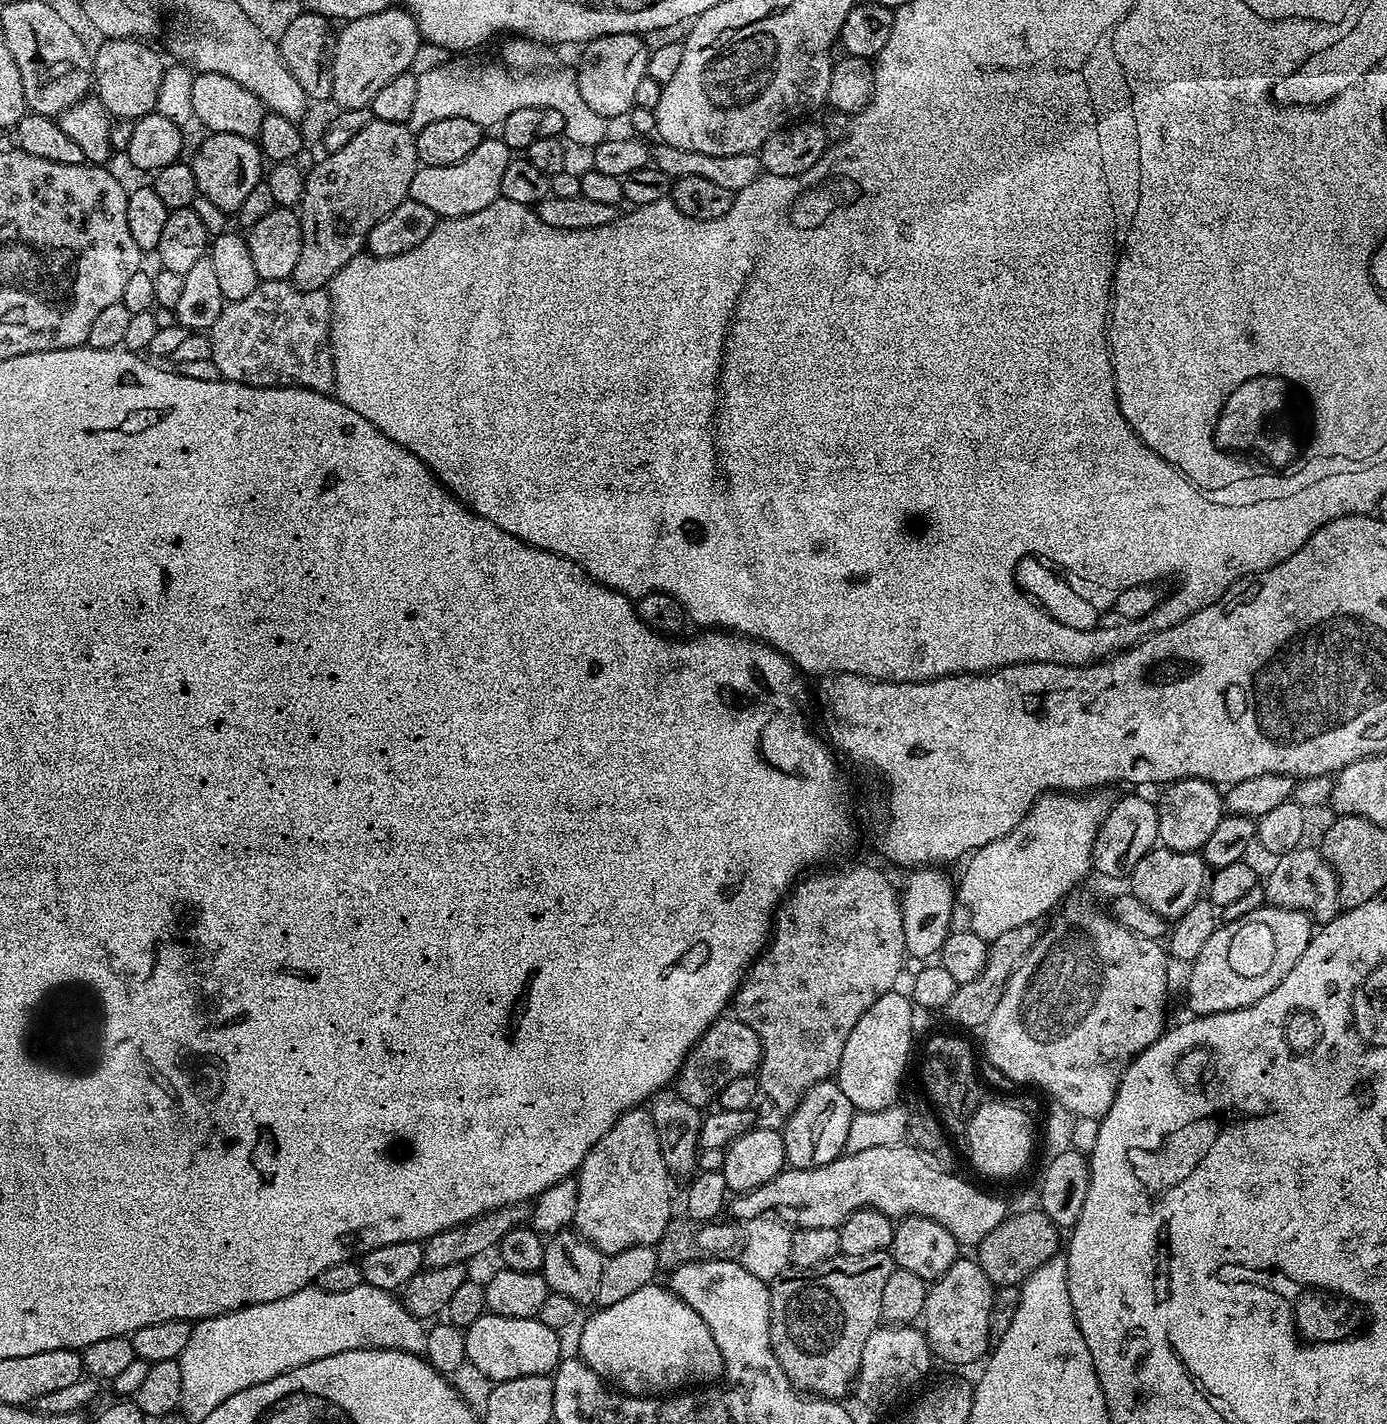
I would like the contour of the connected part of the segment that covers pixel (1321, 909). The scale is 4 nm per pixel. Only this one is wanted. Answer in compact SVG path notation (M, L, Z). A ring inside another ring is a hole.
M1301 846L1293 852L1279 857L1275 861L1268 881L1262 884L1267 903L1274 908L1293 908L1299 912L1307 912L1317 925L1329 924L1341 911L1339 898L1340 884L1336 880L1336 871L1324 859L1323 851L1316 852L1309 846Z

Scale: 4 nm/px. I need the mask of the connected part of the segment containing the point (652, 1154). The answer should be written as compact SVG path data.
M643 1107L623 1112L615 1126L593 1146L580 1163L576 1180L578 1210L574 1221L575 1231L603 1254L621 1252L630 1246L655 1246L662 1238L668 1223L674 1219L671 1179L673 1177L662 1158L658 1130L655 1129L650 1112Z

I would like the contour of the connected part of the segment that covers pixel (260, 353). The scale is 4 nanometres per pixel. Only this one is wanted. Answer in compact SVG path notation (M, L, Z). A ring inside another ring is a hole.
M261 280L246 298L225 303L218 322L210 329L212 360L222 366L225 380L259 388L309 388L331 393L336 386L332 347L328 341L330 305L325 289L300 290L288 280Z

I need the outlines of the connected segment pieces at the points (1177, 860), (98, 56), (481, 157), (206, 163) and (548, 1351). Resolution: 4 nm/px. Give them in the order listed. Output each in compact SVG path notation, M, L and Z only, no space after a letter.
M1157 846L1144 855L1138 866L1134 866L1130 873L1131 880L1131 895L1146 902L1146 906L1150 906L1154 914L1162 914L1166 918L1179 918L1201 899L1206 888L1206 865L1199 851L1176 853L1172 849Z
M105 39L100 49L95 49L92 61L92 75L94 77L94 95L100 99L102 106L106 106L109 116L118 120L140 120L146 114L156 111L158 102L158 86L162 86L162 74L165 61L160 61L160 56L151 48L151 43L143 39L110 40Z
M485 138L478 150L462 158L462 162L454 162L454 166L417 167L410 182L408 199L422 202L422 206L434 210L438 218L465 216L478 210L486 210L486 206L490 206L490 202L494 202L500 196L502 174L513 158L514 153L506 146L504 140Z
M214 132L205 137L197 146L196 153L190 157L196 191L199 195L210 198L210 202L214 202L218 210L235 214L242 202L246 202L250 190L254 190L254 186L262 182L266 161L260 154L260 145L255 139L247 140L238 134Z
M486 1314L478 1318L464 1333L468 1364L476 1367L488 1382L522 1378L530 1372L555 1373L562 1359L561 1333L550 1330L539 1318L506 1318Z

